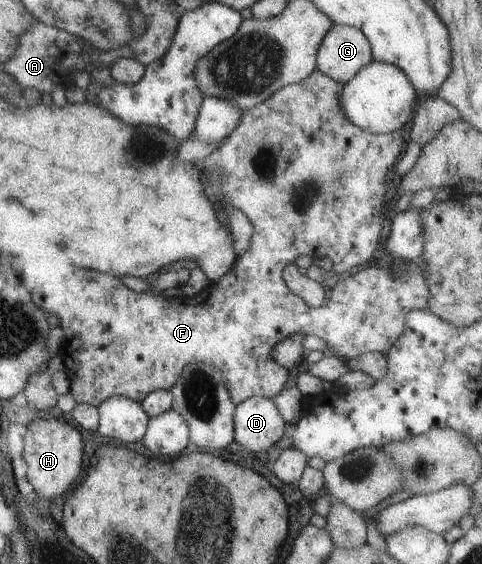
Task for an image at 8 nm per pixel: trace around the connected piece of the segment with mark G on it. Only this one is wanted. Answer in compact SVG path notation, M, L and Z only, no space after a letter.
M333 24L316 51L316 69L344 84L372 60L368 39L353 26Z

